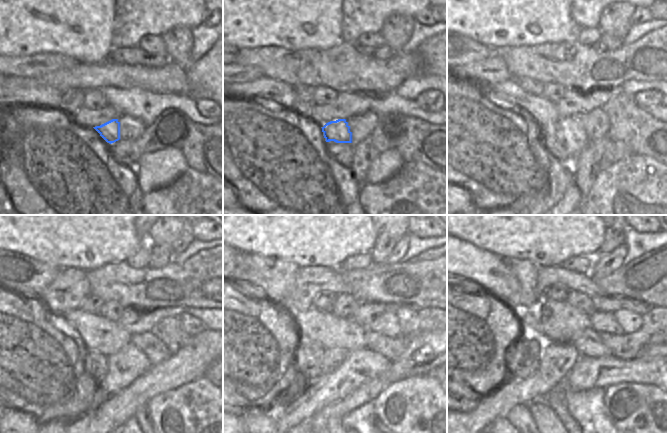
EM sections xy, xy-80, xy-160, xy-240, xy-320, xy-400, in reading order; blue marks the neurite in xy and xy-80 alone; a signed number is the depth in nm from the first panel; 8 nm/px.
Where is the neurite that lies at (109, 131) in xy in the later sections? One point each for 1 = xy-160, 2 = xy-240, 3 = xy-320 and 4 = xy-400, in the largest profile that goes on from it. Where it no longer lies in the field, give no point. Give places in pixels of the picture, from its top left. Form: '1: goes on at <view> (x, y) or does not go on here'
1: goes on at xy-160 (569, 131)
2: goes on at xy-240 (125, 366)
3: goes on at xy-320 (360, 366)
4: goes on at xy-400 (588, 372)

